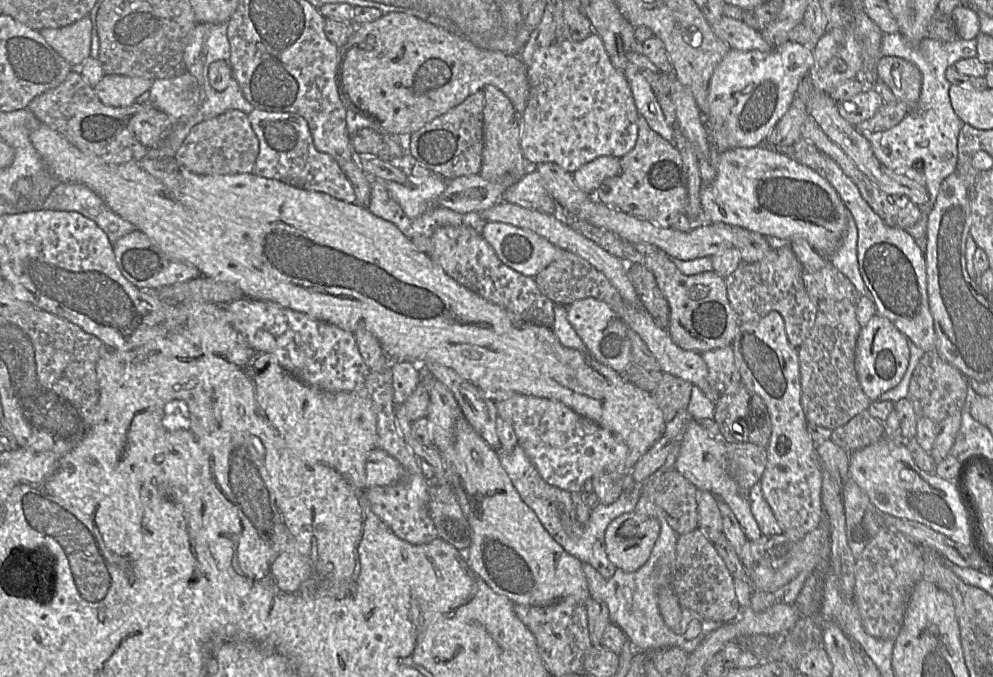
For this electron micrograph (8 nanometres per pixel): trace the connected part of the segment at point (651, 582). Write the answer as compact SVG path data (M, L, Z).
M641 495L638 498L634 512L655 518L660 525L660 532L649 559L633 572L624 572L617 569L610 578L603 577L590 564L583 563L583 571L587 579L590 597L607 605L610 622L617 625L624 632L627 639L633 643L637 650L653 652L658 649L678 647L691 655L709 633L718 629L724 623L704 619L695 611L681 607L681 621L675 632L665 625L657 601L658 561L660 559L669 559L670 562L675 561L678 534L668 524L664 511L646 496Z

